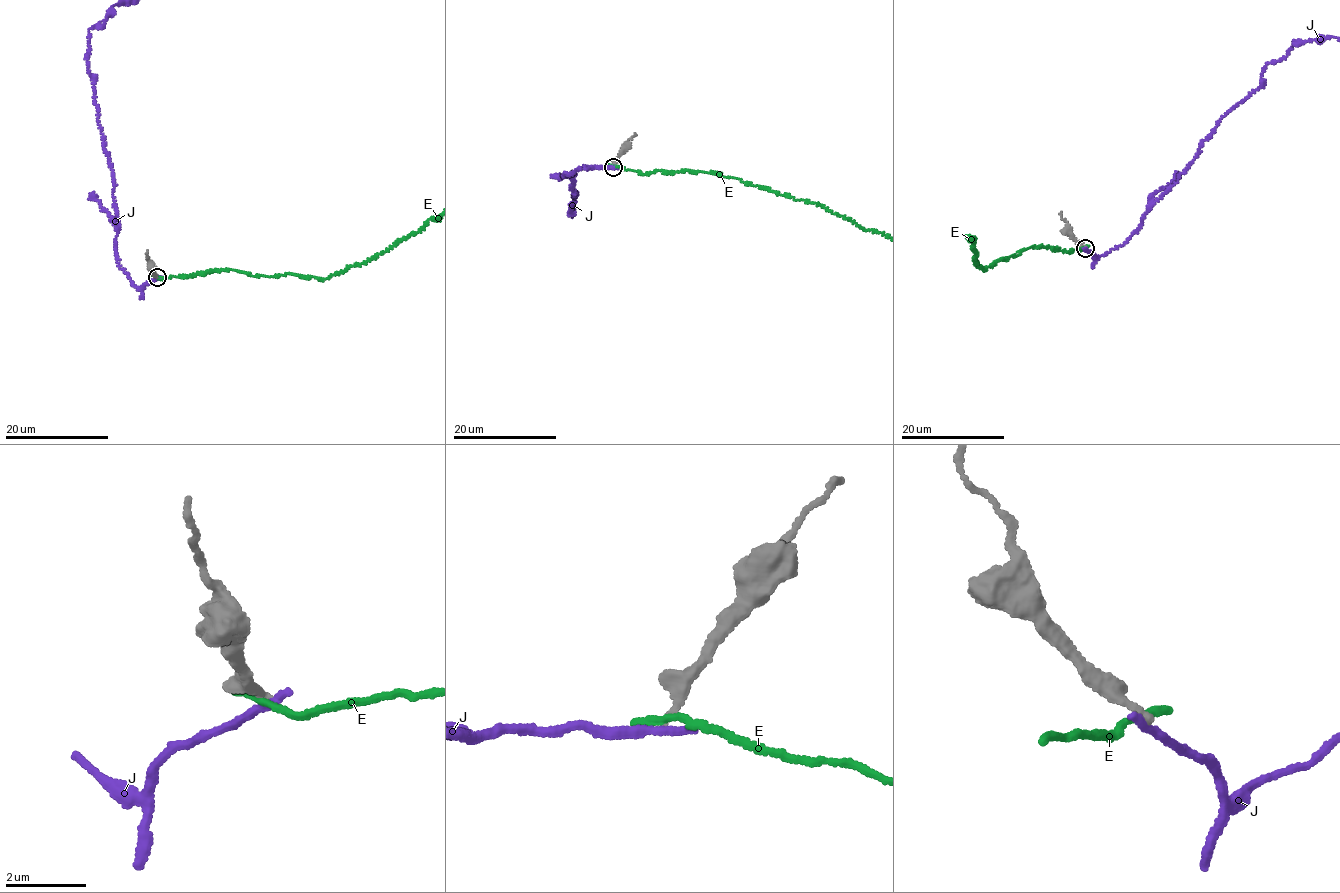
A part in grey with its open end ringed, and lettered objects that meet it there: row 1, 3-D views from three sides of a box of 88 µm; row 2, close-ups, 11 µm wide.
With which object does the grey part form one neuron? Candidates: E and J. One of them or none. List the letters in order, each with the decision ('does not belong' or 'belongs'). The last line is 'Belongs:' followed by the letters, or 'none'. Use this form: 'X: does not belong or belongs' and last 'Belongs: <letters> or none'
E: does not belong
J: does not belong
Belongs: none

